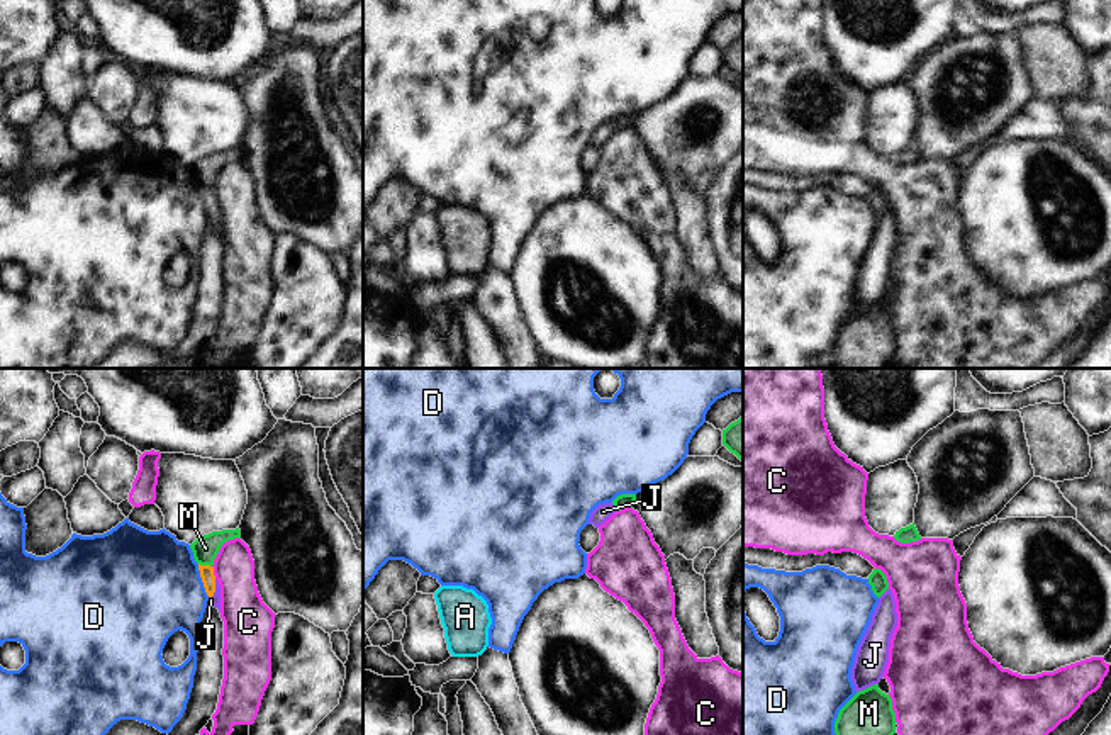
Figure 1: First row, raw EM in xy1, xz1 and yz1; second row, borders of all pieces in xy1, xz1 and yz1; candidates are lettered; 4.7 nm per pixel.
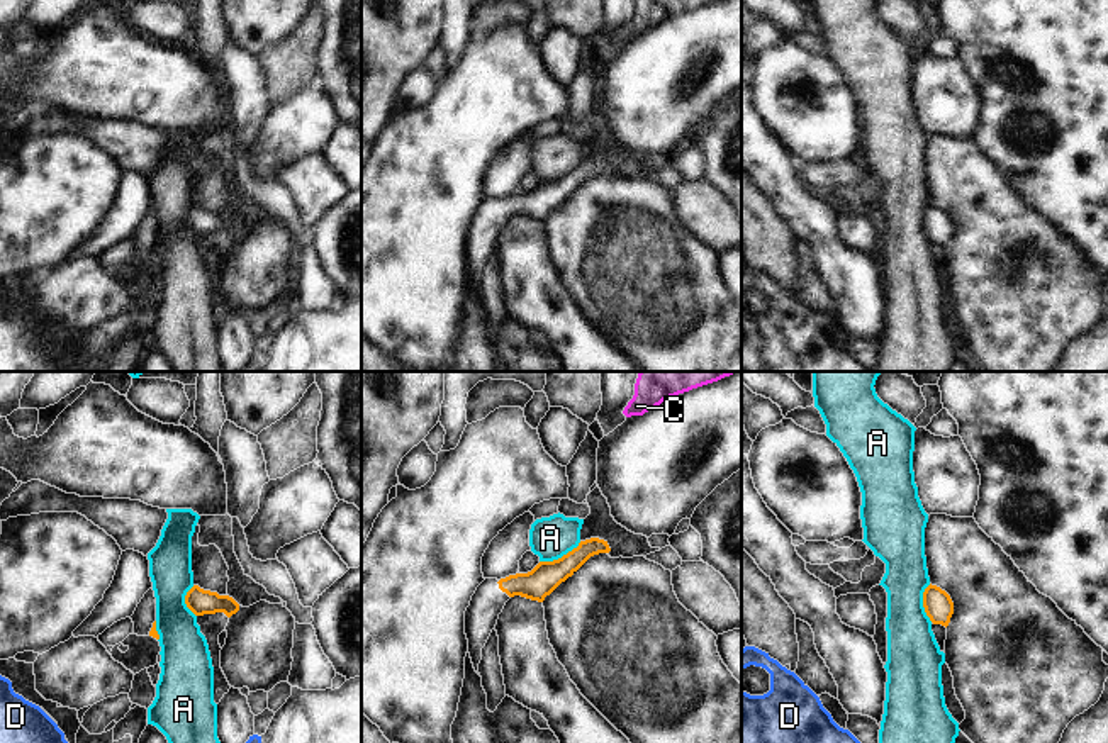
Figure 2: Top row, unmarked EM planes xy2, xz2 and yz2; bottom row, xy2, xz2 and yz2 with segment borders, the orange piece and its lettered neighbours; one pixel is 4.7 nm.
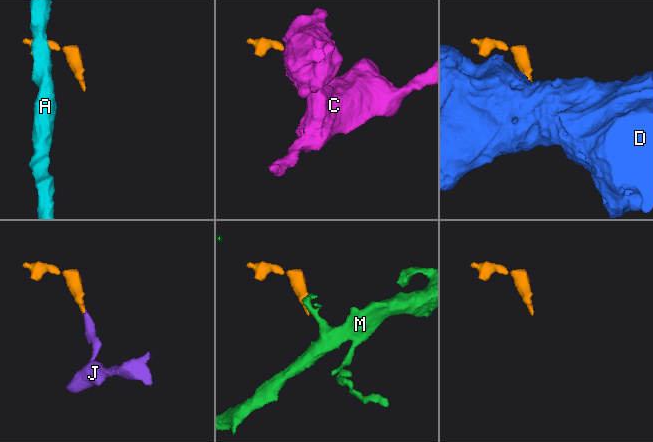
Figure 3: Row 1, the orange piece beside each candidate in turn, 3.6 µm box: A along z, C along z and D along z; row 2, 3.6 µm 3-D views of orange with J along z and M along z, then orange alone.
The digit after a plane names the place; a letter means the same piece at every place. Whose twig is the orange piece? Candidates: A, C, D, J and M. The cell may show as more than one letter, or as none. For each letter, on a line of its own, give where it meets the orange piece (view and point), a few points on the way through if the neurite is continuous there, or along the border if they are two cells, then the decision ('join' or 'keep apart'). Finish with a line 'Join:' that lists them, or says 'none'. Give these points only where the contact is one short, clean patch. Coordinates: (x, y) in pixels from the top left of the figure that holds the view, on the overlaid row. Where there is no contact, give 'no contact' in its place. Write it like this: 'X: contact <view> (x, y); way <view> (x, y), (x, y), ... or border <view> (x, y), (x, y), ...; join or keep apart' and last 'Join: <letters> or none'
A: contact xz2 (562, 557); border xz2 (581, 541), (560, 557), (540, 562); keep apart
C: contact xy1 (212, 572); border xy1 (212, 566), (216, 577); keep apart
D: contact xy1 (202, 581); border xy1 (197, 564), (202, 586), (209, 596); keep apart
J: contact xy1 (214, 589); way xy1 (207, 576), (214, 589), (216, 600); join
M: contact xy1 (206, 566); border xy1 (199, 562), (211, 567); keep apart
Join: J

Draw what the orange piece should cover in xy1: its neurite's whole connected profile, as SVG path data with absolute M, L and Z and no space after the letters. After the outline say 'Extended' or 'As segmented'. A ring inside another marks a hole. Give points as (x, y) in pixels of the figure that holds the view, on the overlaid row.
M198 564L198 570L200 570L200 577L202 577L205 592L209 596L209 601L221 613L221 586L219 586L219 581L215 579L215 575L214 575L214 567Z. Extended.

